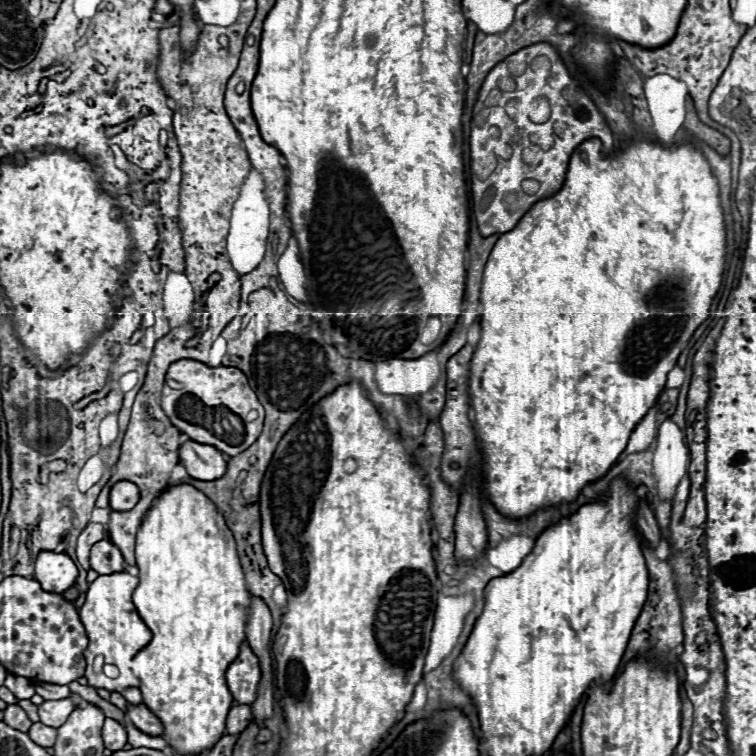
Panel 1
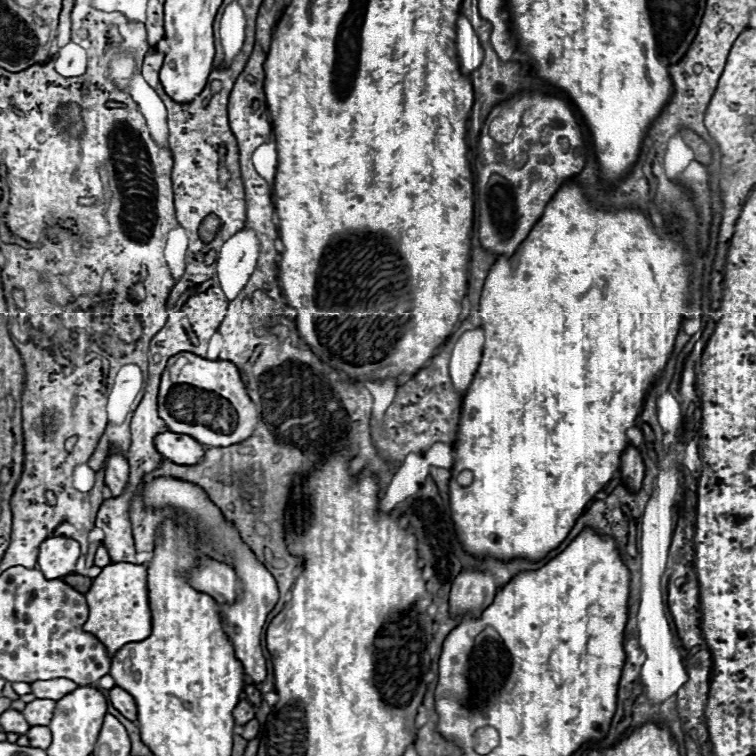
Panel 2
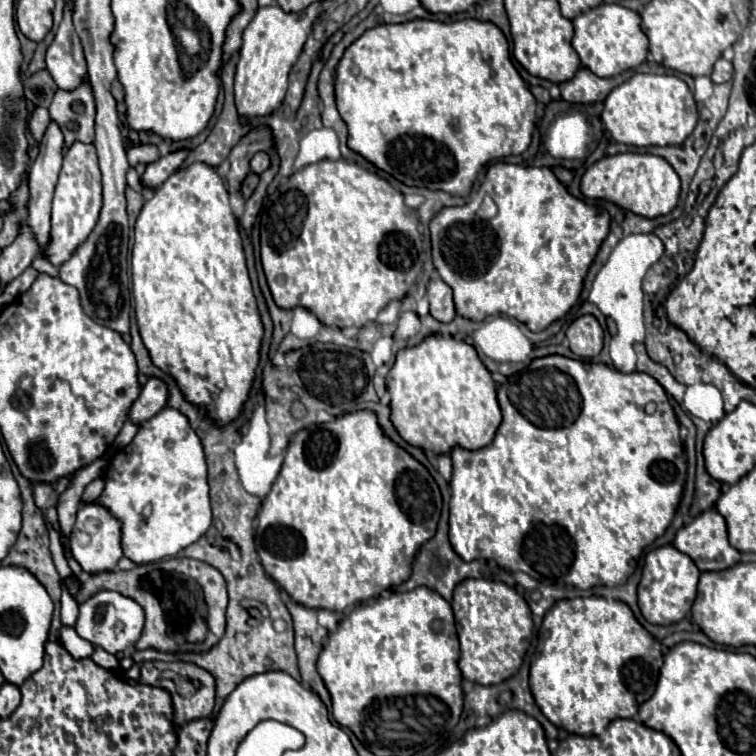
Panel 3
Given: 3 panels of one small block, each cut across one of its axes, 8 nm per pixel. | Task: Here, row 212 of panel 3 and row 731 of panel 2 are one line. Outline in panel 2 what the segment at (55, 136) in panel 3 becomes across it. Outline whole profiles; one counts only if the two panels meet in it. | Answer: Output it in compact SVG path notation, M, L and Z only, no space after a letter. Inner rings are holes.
M32 726L32 728L26 732L26 736L28 736L28 740L30 740L30 746L42 748L42 750L46 750L46 748L50 746L50 740L52 740L50 728L46 728L46 726Z

